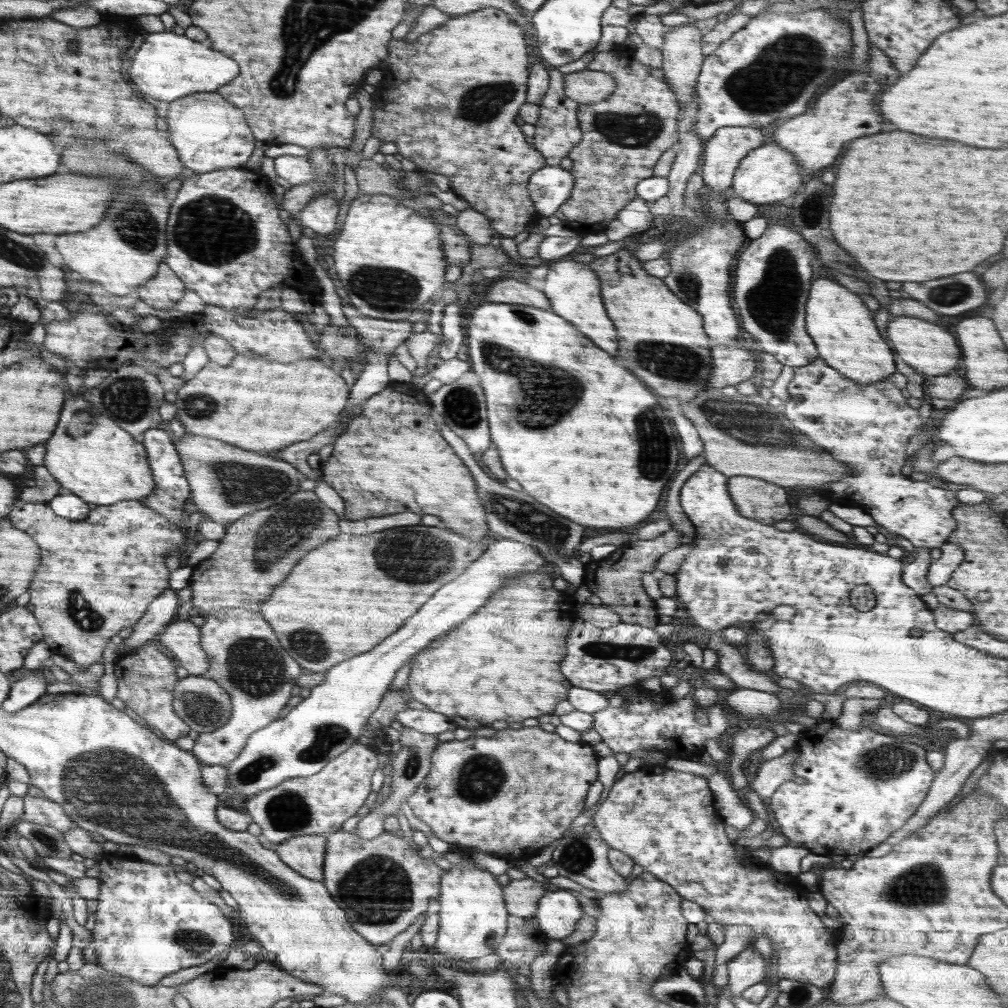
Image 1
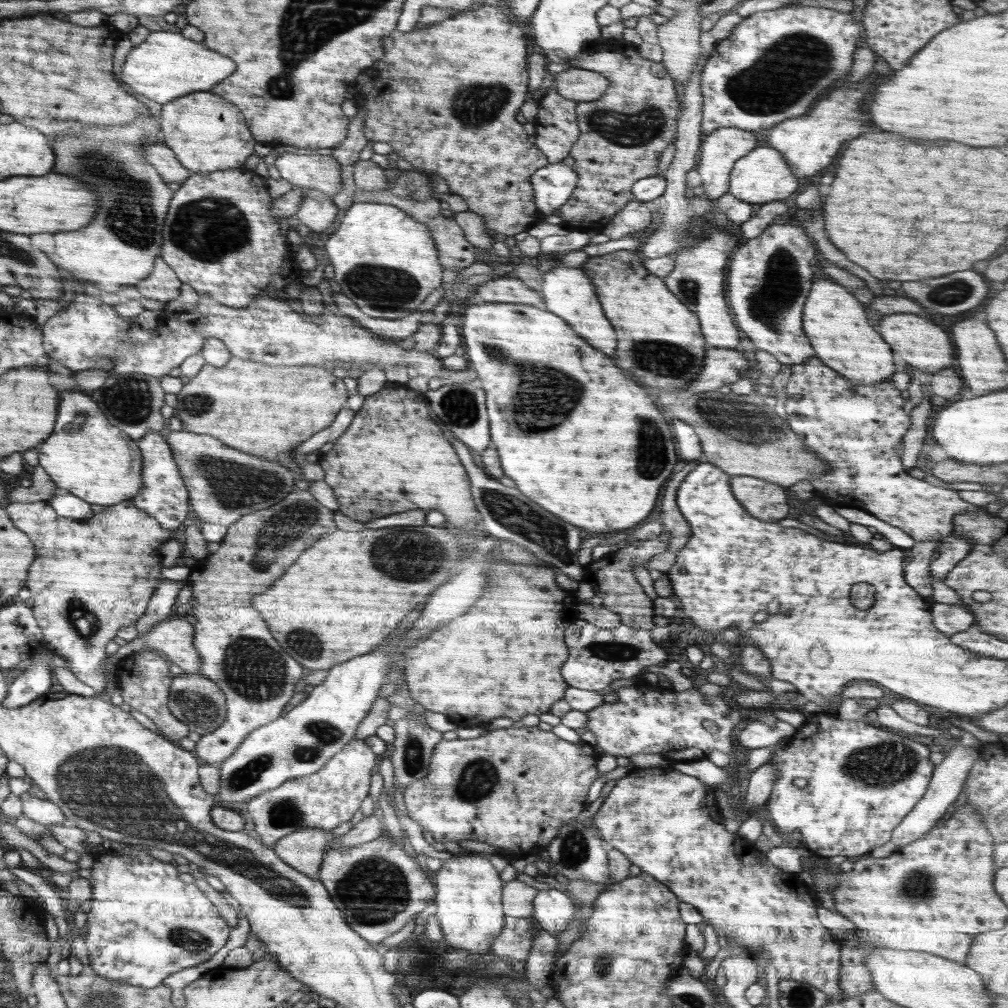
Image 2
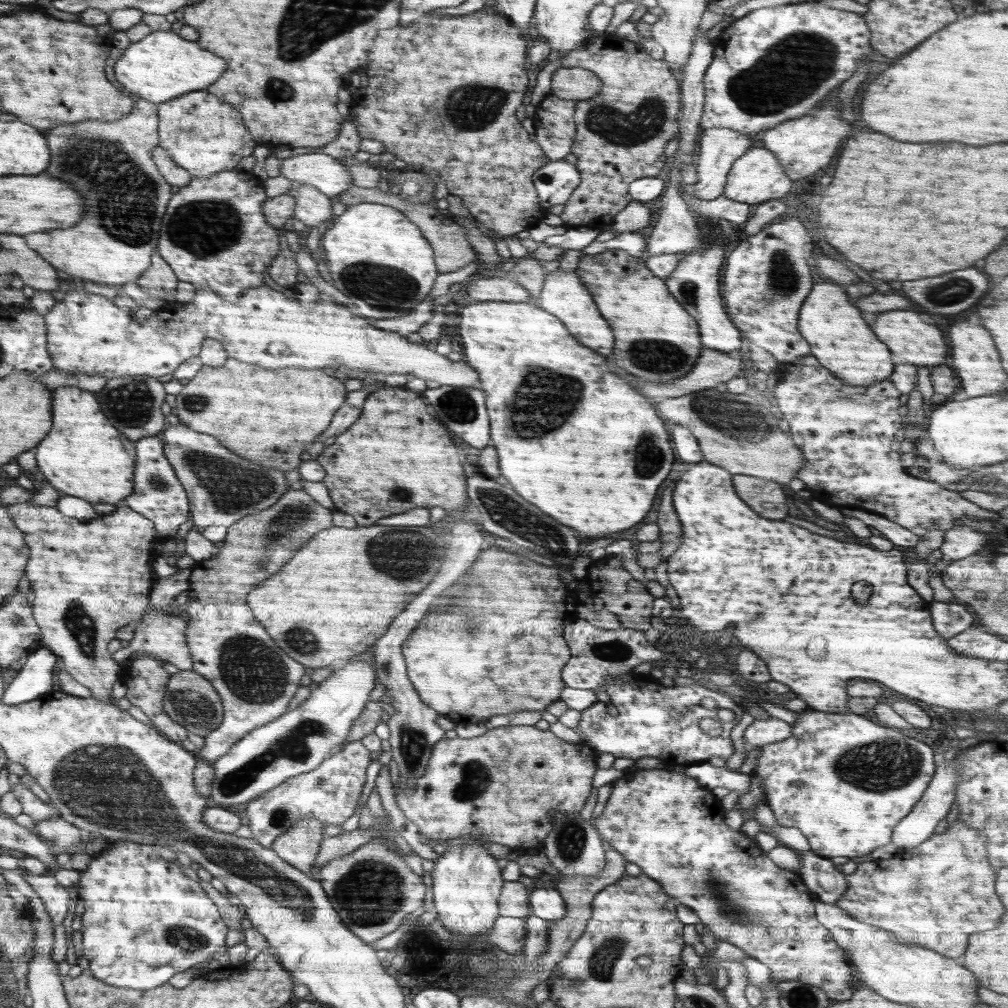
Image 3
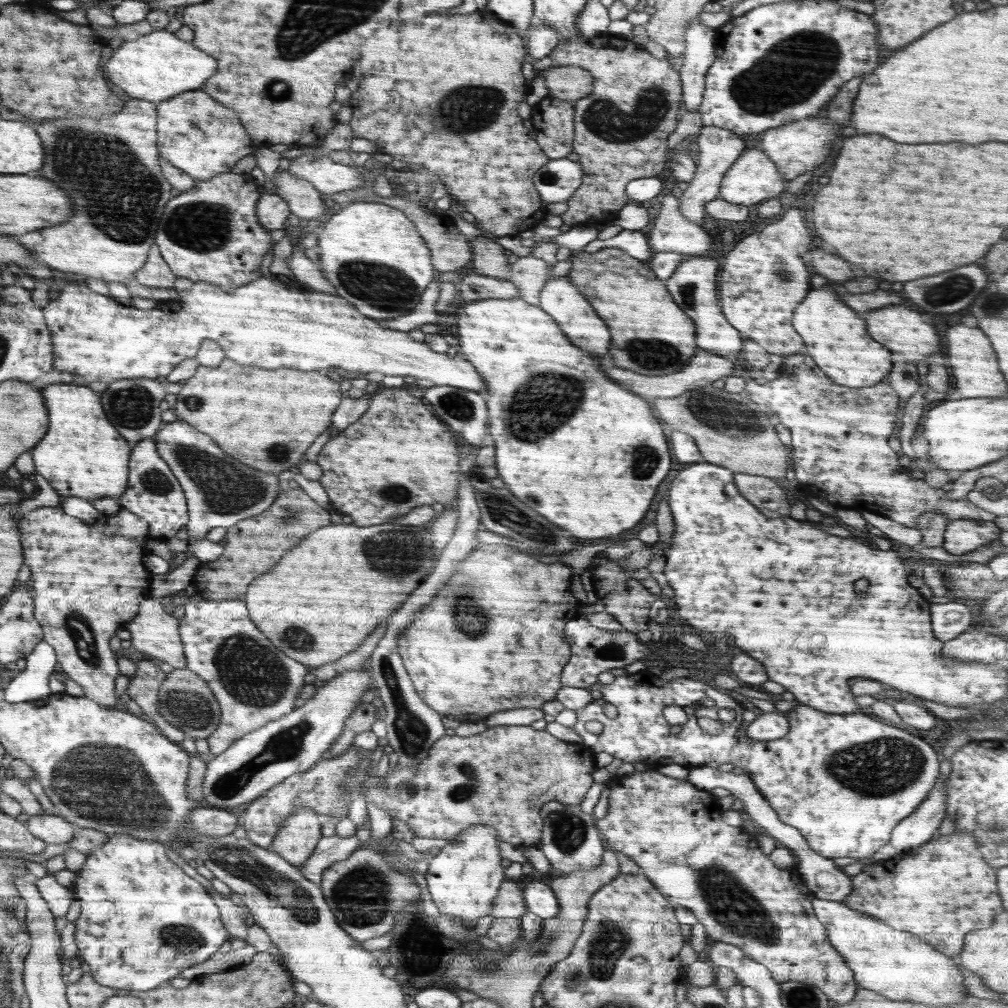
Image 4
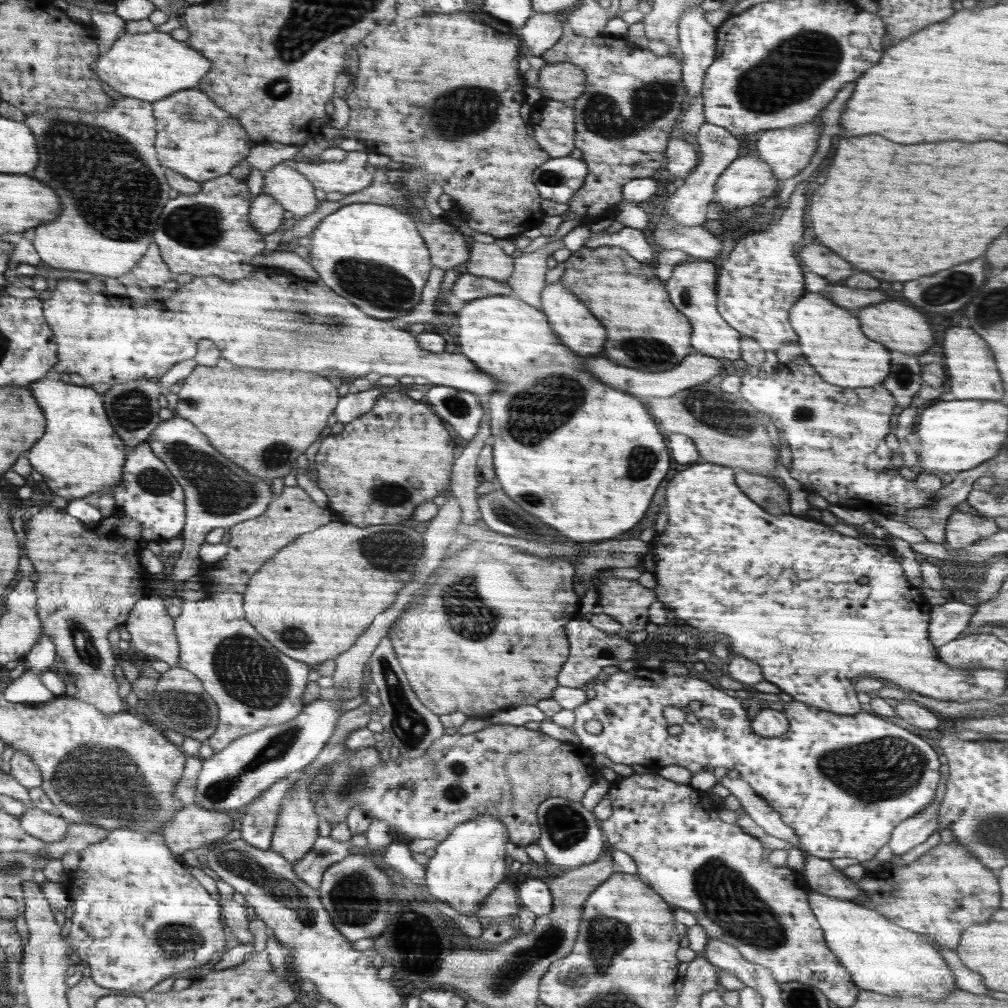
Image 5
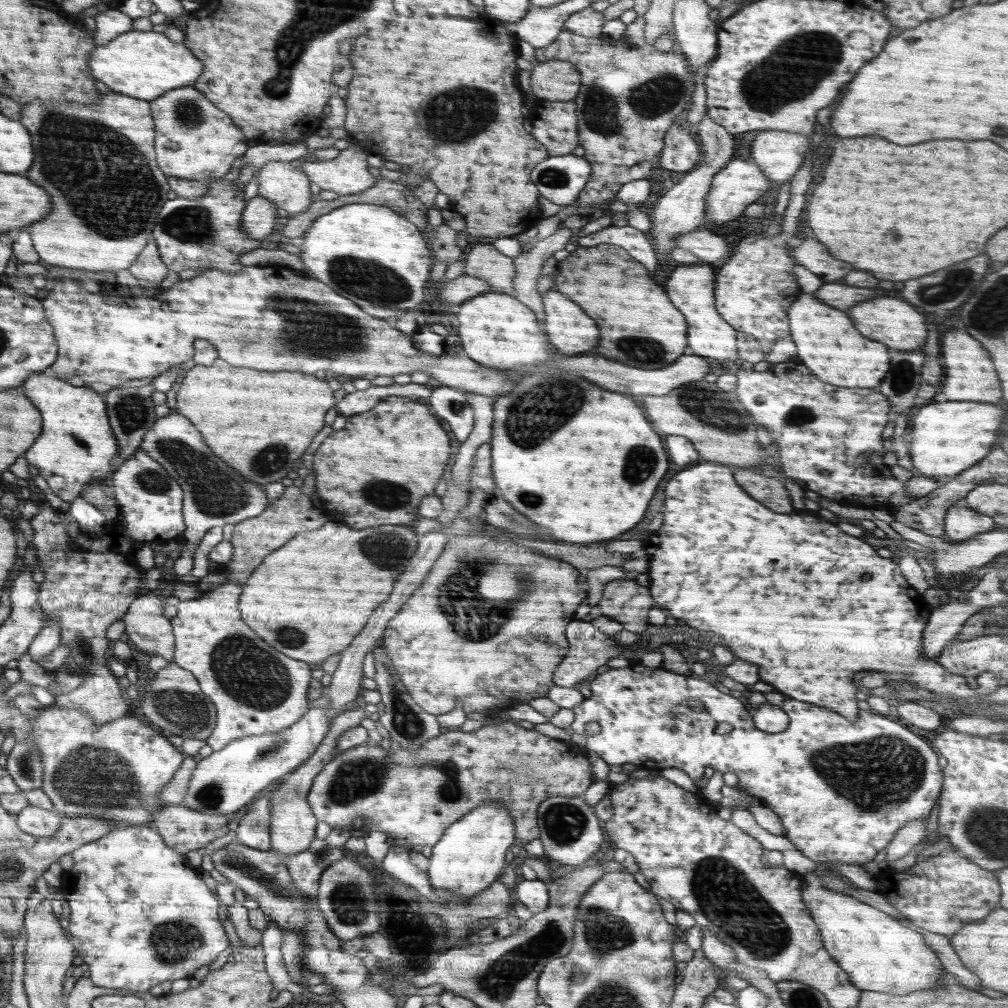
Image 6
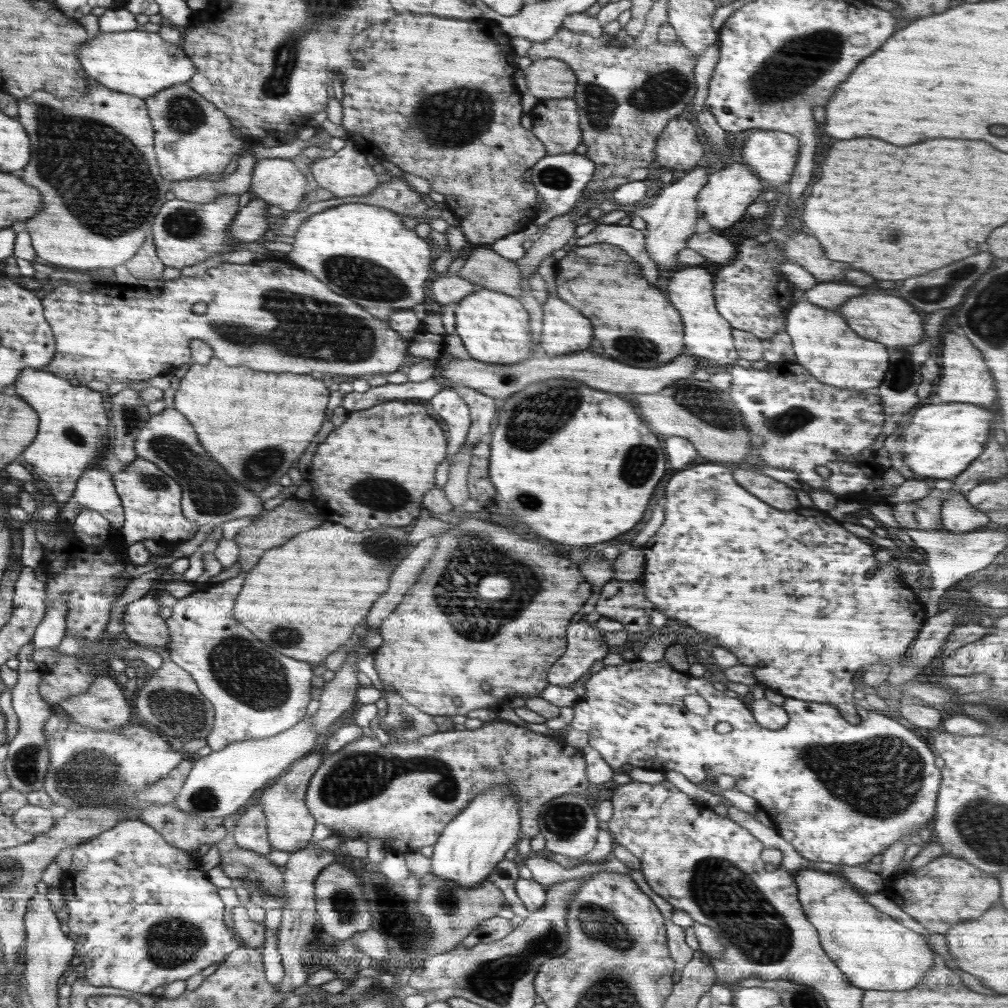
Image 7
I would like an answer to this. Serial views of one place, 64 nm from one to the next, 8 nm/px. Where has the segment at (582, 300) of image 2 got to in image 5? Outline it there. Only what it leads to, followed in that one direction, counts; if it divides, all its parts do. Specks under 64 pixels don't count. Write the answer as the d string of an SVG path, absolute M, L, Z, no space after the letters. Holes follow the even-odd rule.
M562 281L547 284L542 289L541 309L549 320L550 330L558 335L559 341L564 346L570 349L576 348L576 352L580 354L600 354L602 352L602 346L606 342L606 332L602 324L590 314L590 310L578 298L574 298L574 294L568 292L568 288L563 285Z

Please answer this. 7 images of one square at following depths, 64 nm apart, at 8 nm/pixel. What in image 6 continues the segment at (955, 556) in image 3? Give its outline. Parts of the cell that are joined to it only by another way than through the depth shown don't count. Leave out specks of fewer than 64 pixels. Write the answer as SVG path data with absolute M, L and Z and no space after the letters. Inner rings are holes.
M961 501L953 504L945 516L945 537L952 542L962 542L977 534L994 530L993 518L976 512Z

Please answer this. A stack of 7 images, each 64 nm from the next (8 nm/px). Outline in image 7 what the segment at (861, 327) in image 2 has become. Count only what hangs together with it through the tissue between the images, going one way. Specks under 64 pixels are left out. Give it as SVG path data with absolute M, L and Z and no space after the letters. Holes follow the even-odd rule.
M804 298L788 309L785 331L792 340L797 363L804 366L816 380L830 386L838 386L838 389L876 388L890 366L886 345L860 338L848 328L840 314L814 306Z

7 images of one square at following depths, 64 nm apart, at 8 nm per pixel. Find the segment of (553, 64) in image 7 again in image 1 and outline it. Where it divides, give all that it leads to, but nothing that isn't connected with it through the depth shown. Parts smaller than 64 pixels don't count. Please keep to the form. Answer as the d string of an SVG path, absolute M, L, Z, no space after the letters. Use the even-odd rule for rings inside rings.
M580 68L564 75L563 87L568 98L580 104L596 104L614 92L616 81L607 72Z

